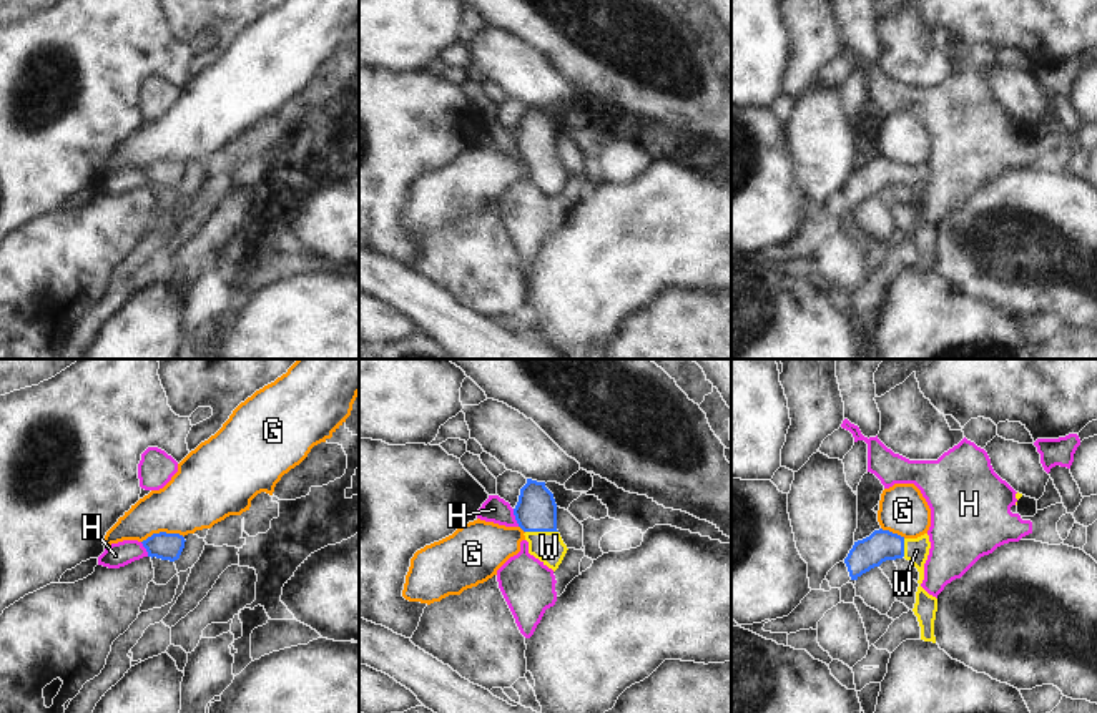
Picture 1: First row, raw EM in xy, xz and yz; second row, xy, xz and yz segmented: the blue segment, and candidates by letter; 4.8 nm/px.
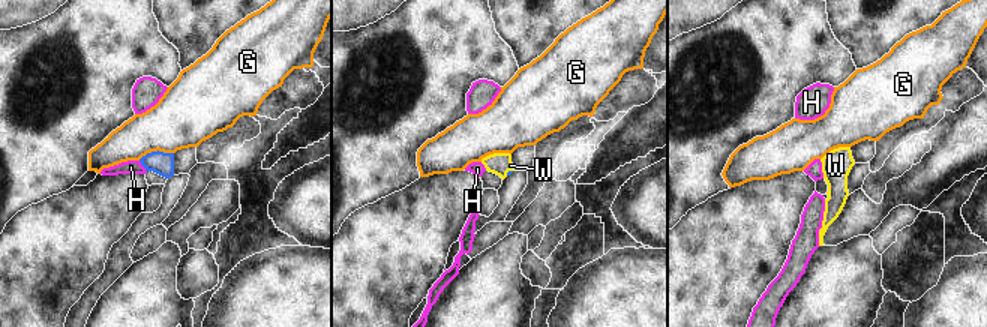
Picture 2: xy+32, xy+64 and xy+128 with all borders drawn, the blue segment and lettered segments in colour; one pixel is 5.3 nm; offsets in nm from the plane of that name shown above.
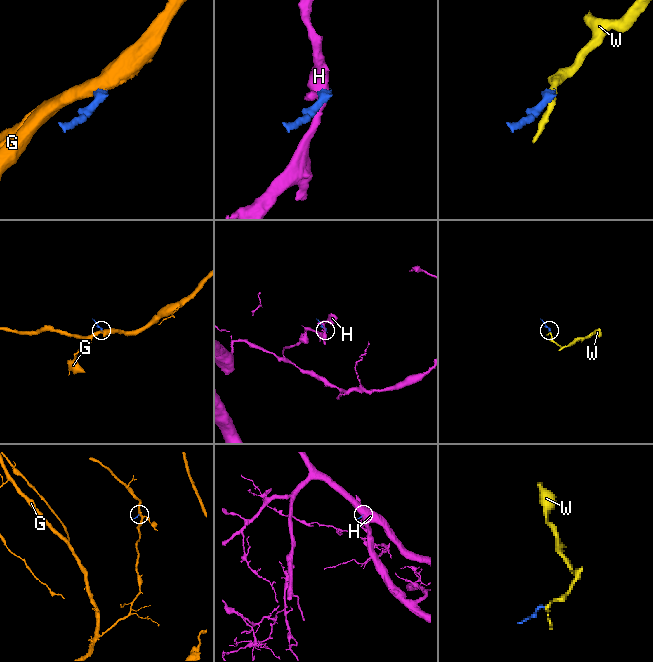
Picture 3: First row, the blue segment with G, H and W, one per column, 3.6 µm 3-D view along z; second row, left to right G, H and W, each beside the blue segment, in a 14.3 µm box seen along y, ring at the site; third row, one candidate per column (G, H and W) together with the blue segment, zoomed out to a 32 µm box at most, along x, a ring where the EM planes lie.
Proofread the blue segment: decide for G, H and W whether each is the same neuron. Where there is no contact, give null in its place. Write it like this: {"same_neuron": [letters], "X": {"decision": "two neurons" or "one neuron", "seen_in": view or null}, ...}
{"same_neuron": ["W"], "G": {"decision": "two neurons", "seen_in": "xy"}, "H": {"decision": "two neurons", "seen_in": "xz"}, "W": {"decision": "one neuron", "seen_in": "xz"}}

